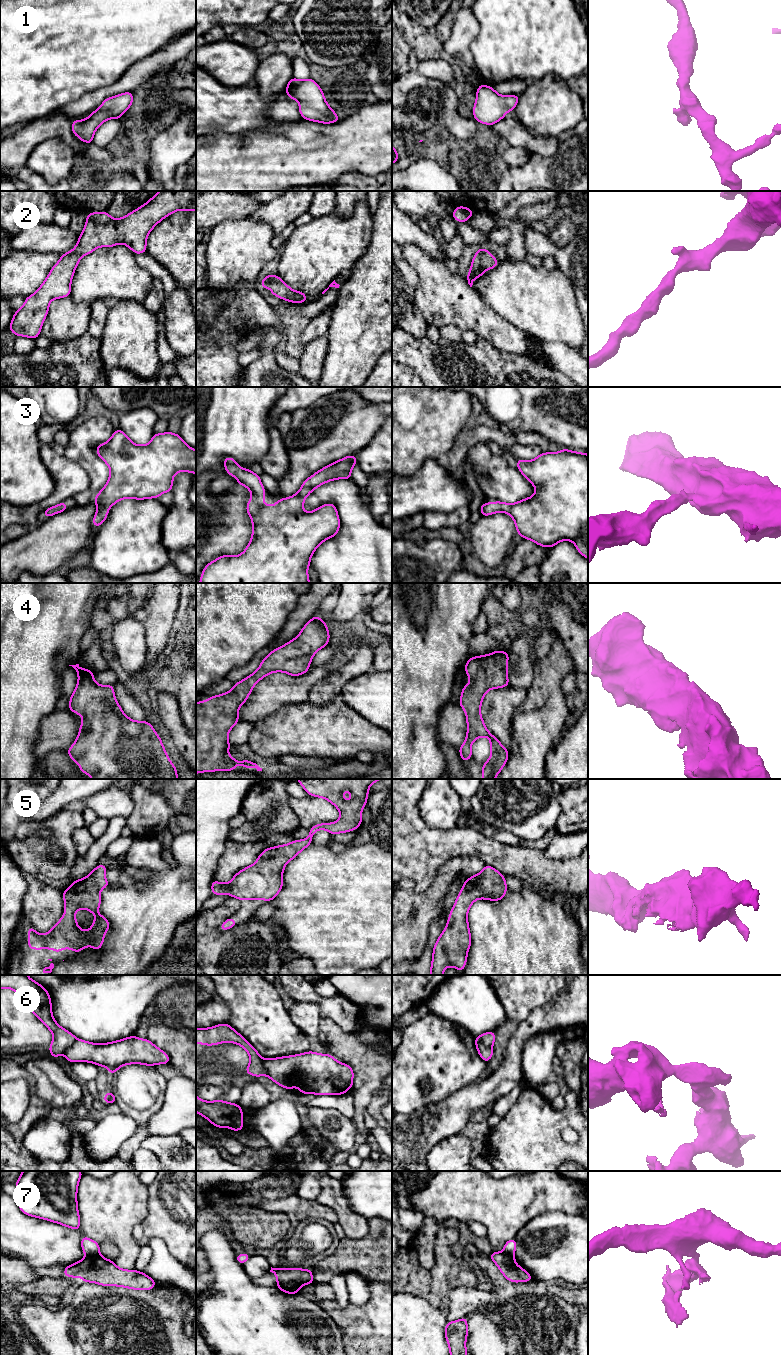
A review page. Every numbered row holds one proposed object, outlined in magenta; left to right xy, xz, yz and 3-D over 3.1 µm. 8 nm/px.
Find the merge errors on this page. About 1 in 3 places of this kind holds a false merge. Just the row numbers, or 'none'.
6, 7

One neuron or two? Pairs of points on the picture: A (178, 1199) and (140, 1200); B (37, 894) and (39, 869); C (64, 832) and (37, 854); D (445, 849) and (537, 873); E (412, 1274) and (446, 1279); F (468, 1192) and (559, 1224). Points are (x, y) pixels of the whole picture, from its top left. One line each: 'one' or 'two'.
A: two
B: two
C: one
D: one
E: one
F: two

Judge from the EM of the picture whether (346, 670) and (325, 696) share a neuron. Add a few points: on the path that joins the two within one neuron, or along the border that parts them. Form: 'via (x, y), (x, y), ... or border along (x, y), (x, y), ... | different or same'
via (342, 676), (328, 690) | same

